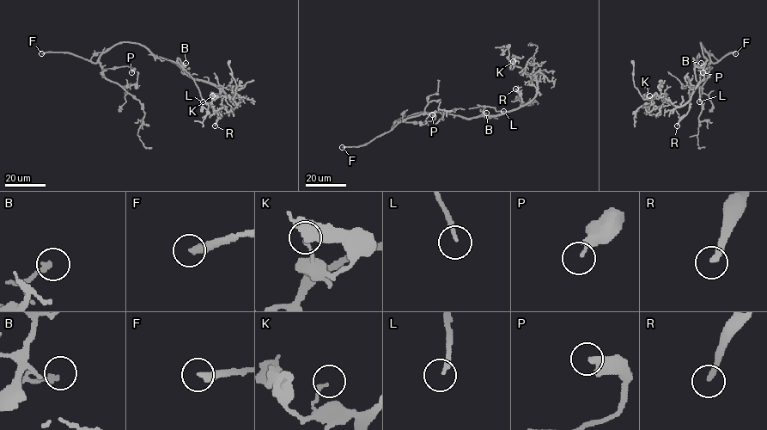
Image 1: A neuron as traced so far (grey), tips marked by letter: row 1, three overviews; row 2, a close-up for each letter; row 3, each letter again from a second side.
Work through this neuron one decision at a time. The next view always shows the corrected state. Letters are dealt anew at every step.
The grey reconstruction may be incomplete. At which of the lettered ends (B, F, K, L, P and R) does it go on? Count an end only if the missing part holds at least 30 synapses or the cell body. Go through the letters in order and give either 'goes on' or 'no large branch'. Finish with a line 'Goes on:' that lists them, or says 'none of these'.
B: no large branch
F: goes on
K: no large branch
L: goes on
P: no large branch
R: goes on
Goes on: F, L, R

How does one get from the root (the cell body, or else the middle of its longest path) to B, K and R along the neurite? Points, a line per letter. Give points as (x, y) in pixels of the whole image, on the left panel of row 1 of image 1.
B: (155, 56), (173, 61), (180, 67), (185, 63)
K: (155, 56), (173, 61), (192, 77), (218, 86), (236, 106), (231, 98), (221, 95), (214, 99), (212, 95)
R: (155, 56), (173, 61), (190, 76), (213, 83), (219, 89), (222, 113), (215, 125)

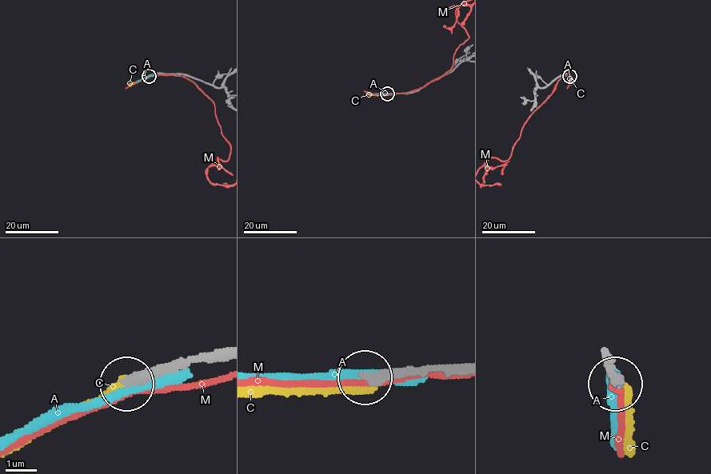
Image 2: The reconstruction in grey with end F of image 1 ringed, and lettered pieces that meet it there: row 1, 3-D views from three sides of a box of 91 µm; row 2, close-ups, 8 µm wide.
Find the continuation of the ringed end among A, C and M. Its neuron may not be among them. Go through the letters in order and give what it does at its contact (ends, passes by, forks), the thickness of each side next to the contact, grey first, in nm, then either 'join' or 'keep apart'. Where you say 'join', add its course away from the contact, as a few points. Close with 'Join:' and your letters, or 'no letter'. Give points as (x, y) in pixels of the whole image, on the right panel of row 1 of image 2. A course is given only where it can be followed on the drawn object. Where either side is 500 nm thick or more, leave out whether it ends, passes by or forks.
A: it passes by; 440 nm thick on the grey side, 360 nm on the other; keep apart
C: it ends there; 360 nm thick on the grey side, 440 nm on the other; join
M: it passes by; 400 nm thick on the grey side, 150 nm on the other; keep apart
Join: C

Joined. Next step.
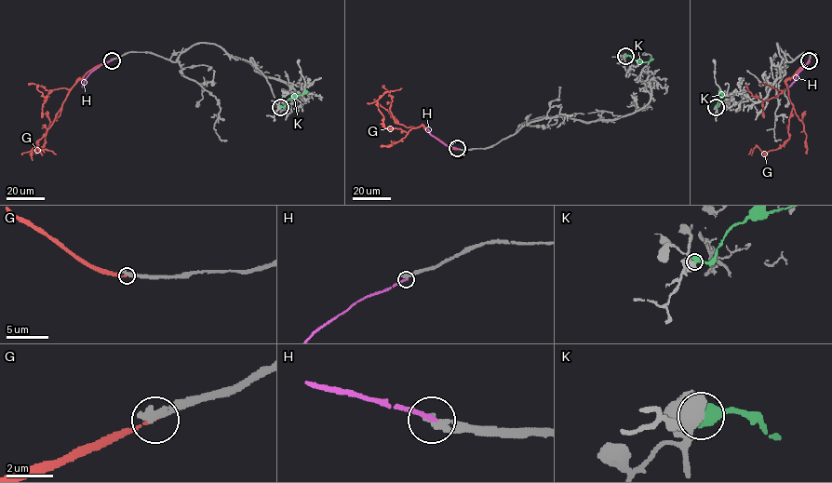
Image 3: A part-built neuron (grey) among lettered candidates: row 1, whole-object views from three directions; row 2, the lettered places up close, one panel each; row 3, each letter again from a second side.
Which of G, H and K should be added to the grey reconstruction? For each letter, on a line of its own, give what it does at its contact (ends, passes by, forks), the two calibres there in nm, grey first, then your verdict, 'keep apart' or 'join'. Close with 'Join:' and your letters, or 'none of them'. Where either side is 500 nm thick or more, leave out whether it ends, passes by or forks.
G: it ends; calibres 360 and 130 nm; join
H: it ends; calibres 320 and 200 nm; keep apart
K: calibres 500 and 650 nm; keep apart
Join: G

